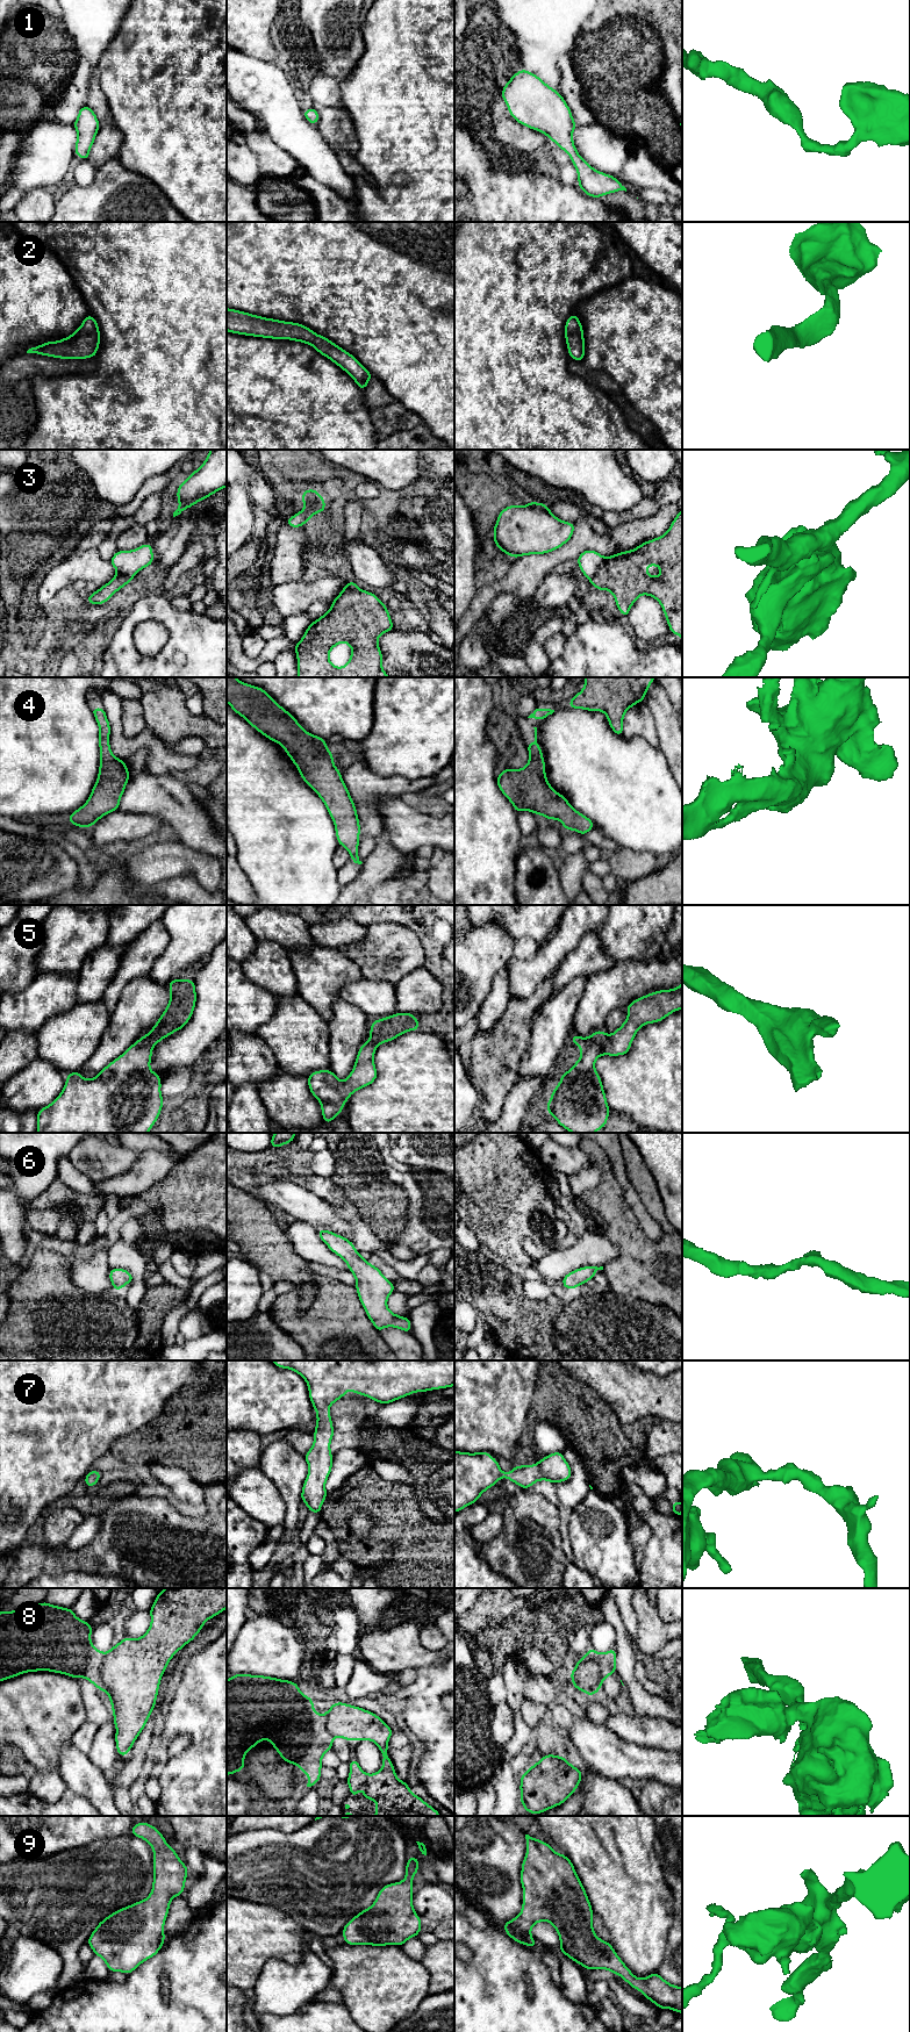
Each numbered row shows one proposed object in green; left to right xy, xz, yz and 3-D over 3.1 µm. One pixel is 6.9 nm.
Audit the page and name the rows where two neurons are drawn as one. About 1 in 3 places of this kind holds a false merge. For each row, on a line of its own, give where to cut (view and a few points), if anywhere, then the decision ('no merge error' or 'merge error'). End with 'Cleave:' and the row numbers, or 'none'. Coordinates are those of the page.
1: cut none; no merge error
2: cut none; no merge error
3: cut yz (606, 558), (589, 580); merge error
4: cut none; no merge error
5: cut yz (590, 1036), (590, 1041), (581, 1050); merge error
6: cut none; no merge error
7: cut none; no merge error
8: cut yz (586, 1654), (597, 1664), (599, 1688); merge error
9: cut none; no merge error
Cleave: 3, 5, 8

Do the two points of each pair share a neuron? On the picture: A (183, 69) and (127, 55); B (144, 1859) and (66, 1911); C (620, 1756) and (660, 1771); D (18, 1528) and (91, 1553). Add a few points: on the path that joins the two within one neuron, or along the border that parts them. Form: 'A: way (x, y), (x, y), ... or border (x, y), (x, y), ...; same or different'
A: way (169, 66), (165, 63), (141, 63); same
B: way (124, 1865), (117, 1872), (100, 1878), (86, 1892); same
C: way (630, 1760), (650, 1764); same
D: border (31, 1537), (12, 1552); different

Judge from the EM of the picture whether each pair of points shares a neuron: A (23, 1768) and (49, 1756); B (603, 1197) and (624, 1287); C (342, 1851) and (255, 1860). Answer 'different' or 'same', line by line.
A: different
B: same
C: same

